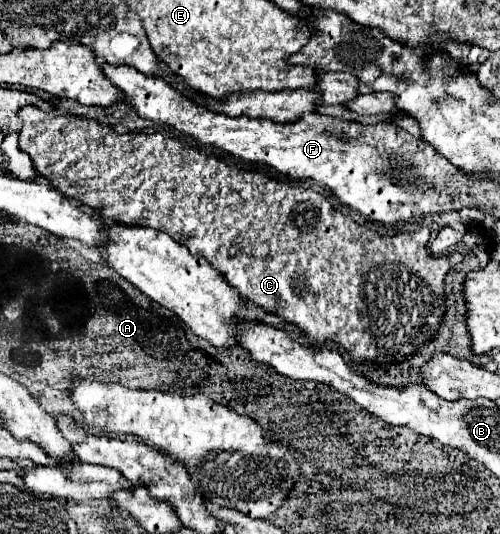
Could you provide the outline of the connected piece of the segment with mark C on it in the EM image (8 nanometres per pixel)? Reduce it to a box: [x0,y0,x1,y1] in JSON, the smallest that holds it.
[20,106,462,364]

